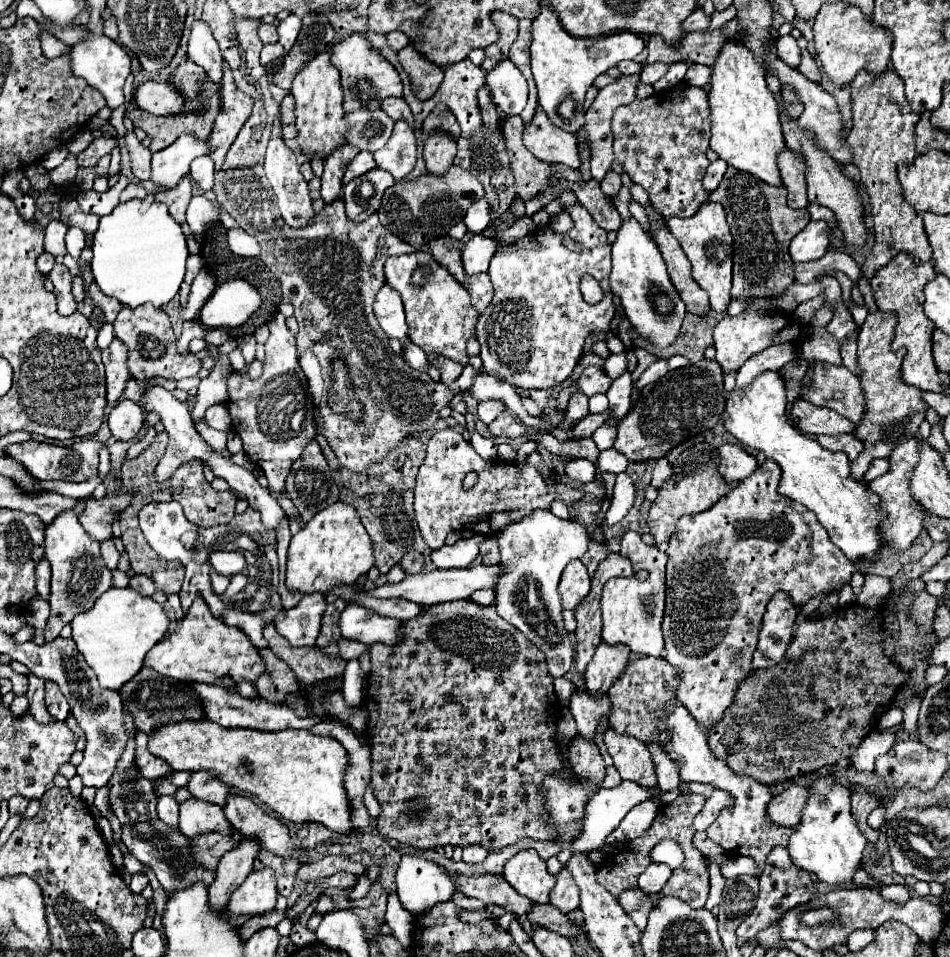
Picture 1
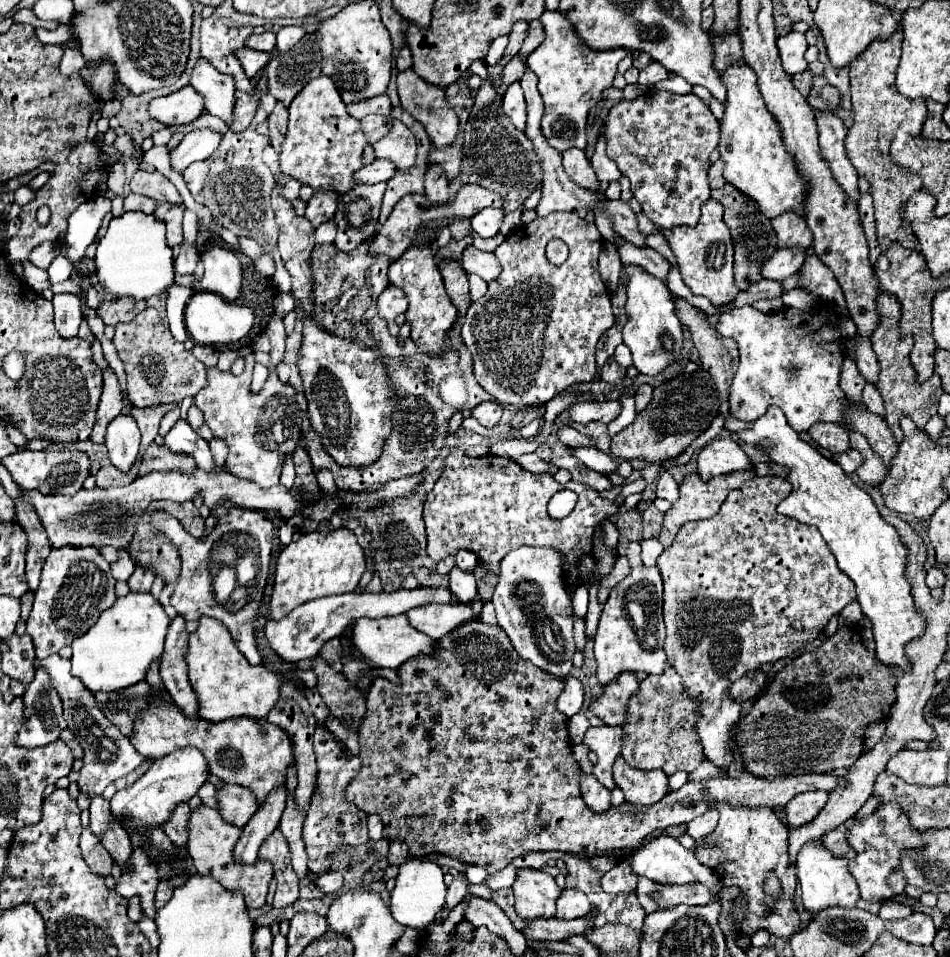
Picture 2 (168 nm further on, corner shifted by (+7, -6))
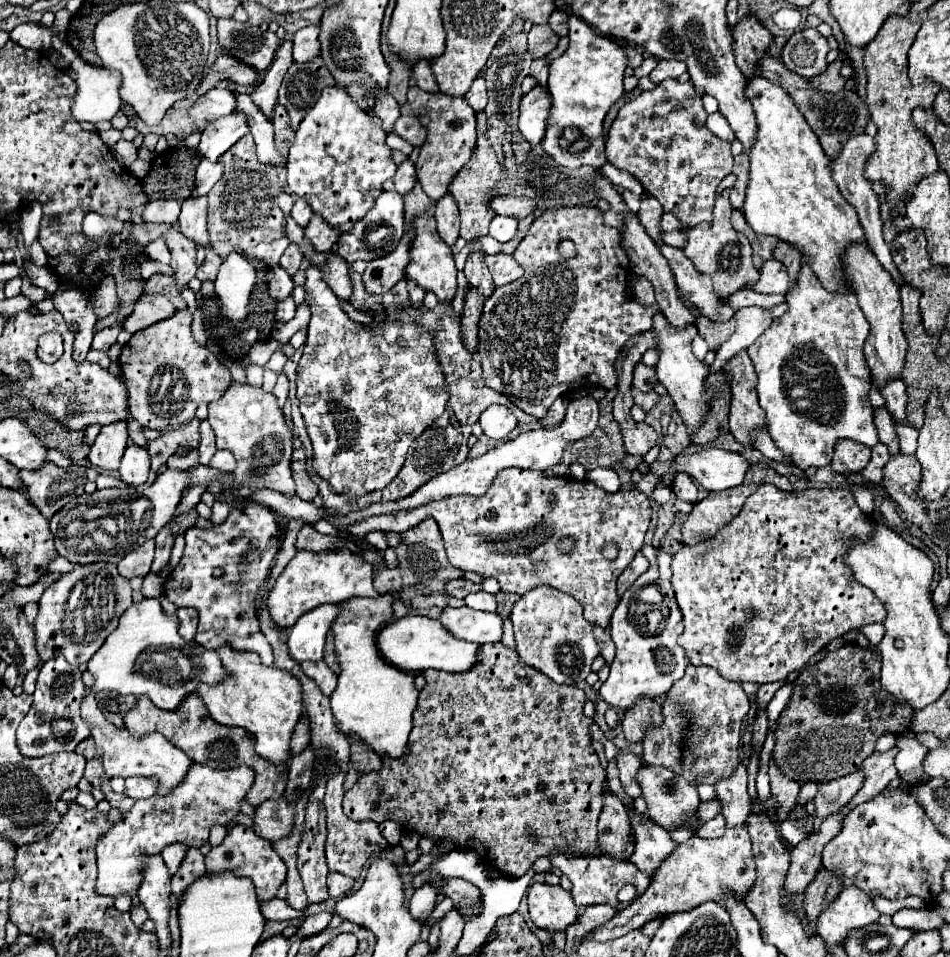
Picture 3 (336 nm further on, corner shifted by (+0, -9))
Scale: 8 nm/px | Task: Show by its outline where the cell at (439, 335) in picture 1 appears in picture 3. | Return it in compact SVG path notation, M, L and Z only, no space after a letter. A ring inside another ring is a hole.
M416 218L412 222L416 236L414 236L414 246L410 246L410 264L406 266L406 280L416 282L416 286L424 288L426 292L434 292L440 302L452 302L456 294L456 264L450 248L442 238L438 238L436 232L436 220L434 218Z

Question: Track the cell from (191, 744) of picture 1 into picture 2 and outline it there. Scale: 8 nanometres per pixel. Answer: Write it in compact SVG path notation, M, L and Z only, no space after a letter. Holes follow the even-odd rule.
M157 663L149 669L147 683L153 691L153 699L147 705L147 711L141 711L135 717L135 731L129 737L141 755L155 759L155 757L169 755L171 751L181 747L197 747L209 761L213 775L217 775L223 783L243 785L251 789L259 803L263 803L263 799L275 785L285 783L287 765L293 761L293 749L291 749L291 739L283 729L265 721L263 727L267 729L267 733L263 735L259 729L259 723L249 717L211 723L211 721L191 719L183 715L183 711L173 701L163 703L163 699L159 699L159 691L163 691L163 685L161 685Z

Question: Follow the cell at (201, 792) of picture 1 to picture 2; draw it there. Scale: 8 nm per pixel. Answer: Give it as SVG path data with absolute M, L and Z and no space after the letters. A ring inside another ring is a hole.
M225 785L219 795L219 813L227 823L245 827L253 813L259 809L255 795L241 785Z

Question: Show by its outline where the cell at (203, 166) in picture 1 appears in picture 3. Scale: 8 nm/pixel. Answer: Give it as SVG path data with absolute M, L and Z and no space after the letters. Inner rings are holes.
M200 160L196 170L196 192L200 196L206 196L210 188L220 180L220 176L222 176L222 166L218 162Z

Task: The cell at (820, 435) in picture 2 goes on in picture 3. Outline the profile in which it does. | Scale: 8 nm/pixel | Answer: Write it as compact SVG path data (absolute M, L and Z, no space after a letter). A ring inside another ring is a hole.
M838 440L830 466L834 472L850 474L862 470L862 466L866 466L866 460L870 460L870 448L854 440Z

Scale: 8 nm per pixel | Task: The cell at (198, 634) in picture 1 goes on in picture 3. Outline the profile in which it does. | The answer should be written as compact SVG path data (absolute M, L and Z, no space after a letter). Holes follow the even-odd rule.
M224 644L220 648L216 648L216 654L222 660L224 666L224 678L218 684L206 684L206 682L198 682L198 696L202 698L202 702L206 704L206 710L210 714L212 720L216 720L218 724L224 726L240 726L244 730L248 730L254 738L256 738L256 752L266 758L268 762L272 762L274 766L278 766L278 770L282 770L282 764L290 758L290 738L294 732L294 726L298 724L300 716L302 716L302 688L300 682L286 670L280 668L266 668L258 662L258 654L250 654L250 652L238 652L234 648L230 648L230 644Z

